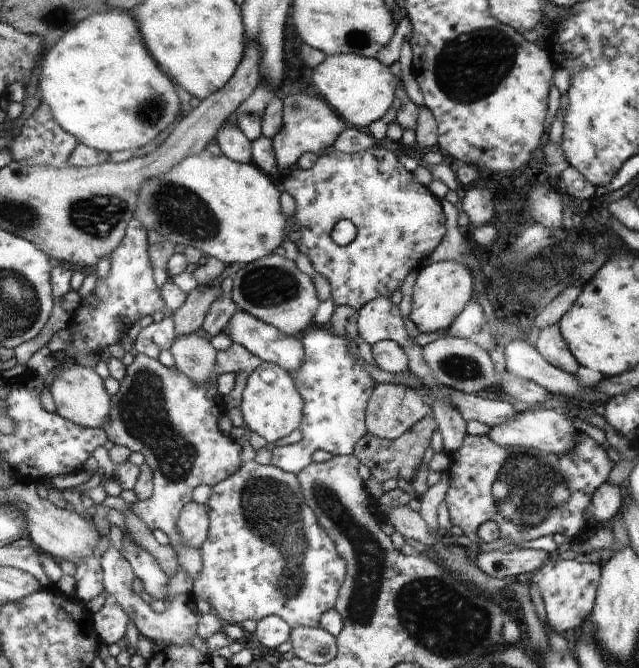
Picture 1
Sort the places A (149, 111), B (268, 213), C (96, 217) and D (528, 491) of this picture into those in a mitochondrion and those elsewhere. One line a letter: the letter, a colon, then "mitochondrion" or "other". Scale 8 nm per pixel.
A: mitochondrion
B: other
C: mitochondrion
D: mitochondrion

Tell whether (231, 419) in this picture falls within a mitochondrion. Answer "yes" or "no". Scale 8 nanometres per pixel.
no

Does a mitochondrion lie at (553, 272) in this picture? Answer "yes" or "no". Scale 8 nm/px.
yes

